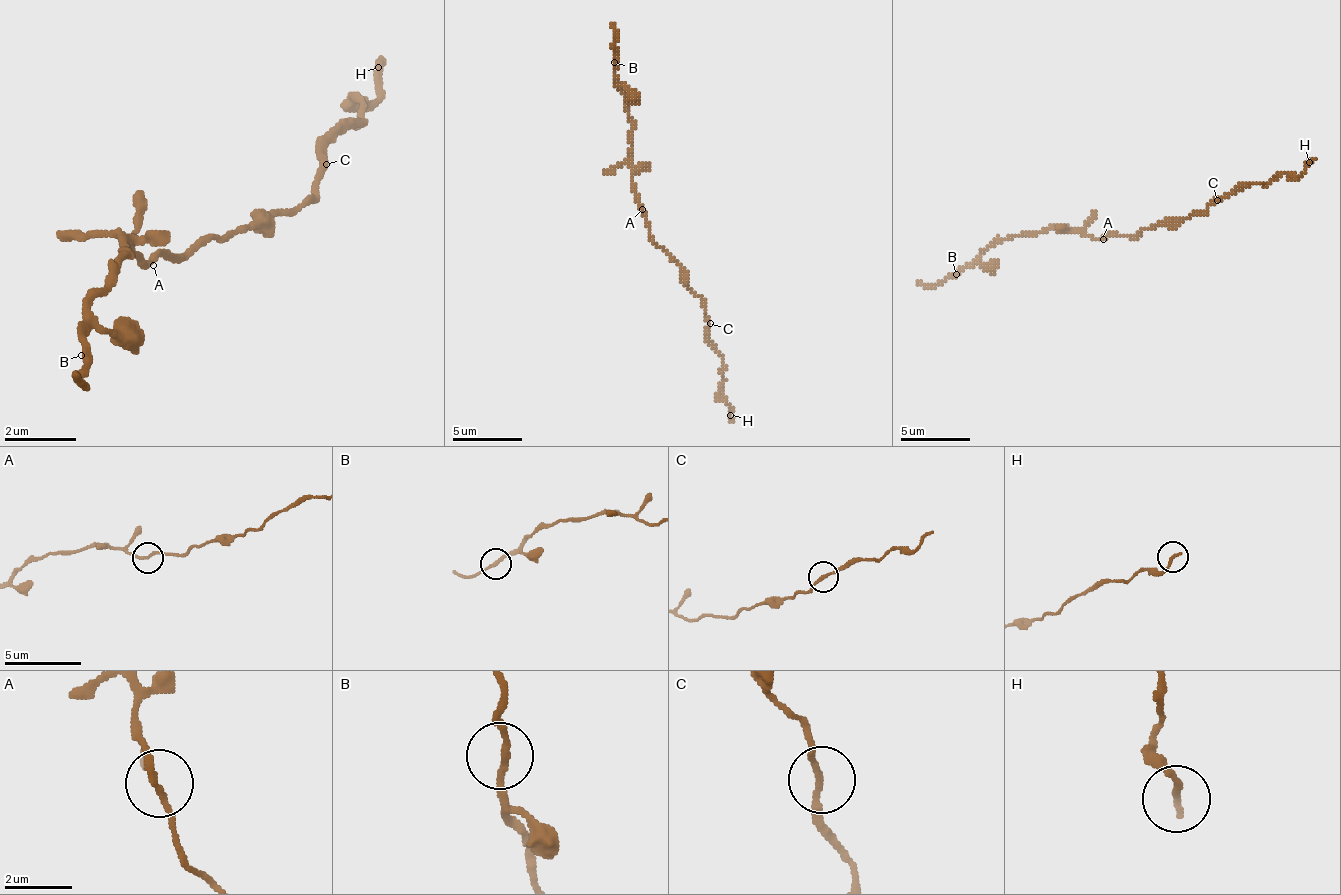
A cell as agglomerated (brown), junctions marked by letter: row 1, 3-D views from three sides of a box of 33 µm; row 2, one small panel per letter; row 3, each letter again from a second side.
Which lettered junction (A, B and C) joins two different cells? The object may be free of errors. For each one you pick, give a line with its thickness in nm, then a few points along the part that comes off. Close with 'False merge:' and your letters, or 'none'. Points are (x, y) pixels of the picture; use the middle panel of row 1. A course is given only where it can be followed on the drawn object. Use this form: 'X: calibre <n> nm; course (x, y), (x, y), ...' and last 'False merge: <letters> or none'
False merge: none

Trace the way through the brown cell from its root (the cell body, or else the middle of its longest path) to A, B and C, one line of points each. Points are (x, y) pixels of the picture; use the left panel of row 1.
A: (171, 256), (162, 256), (153, 265)
B: (171, 256), (144, 265), (126, 247), (126, 238), (126, 256), (117, 274), (81, 319), (81, 355)
C: (171, 256), (189, 256), (207, 238), (261, 229), (279, 211), (297, 211), (315, 193), (315, 175), (324, 166)

